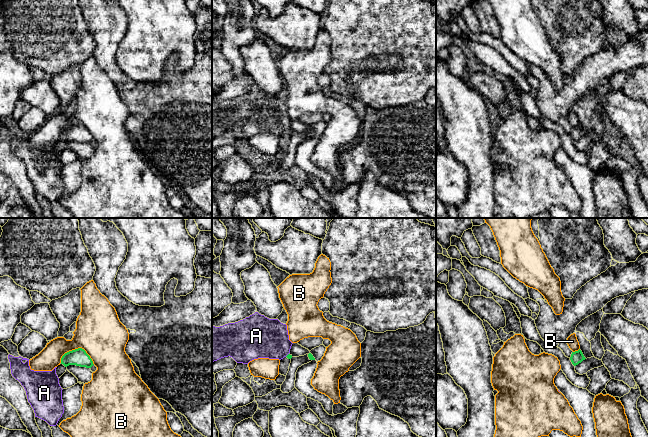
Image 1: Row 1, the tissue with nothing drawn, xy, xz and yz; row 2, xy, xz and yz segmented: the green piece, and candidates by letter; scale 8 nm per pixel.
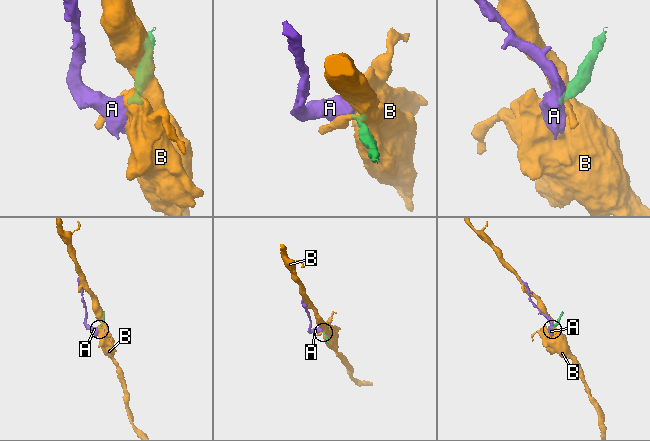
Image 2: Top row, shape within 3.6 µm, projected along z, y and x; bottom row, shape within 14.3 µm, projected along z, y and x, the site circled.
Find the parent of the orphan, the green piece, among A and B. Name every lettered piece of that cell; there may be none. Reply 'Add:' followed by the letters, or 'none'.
Add: A

